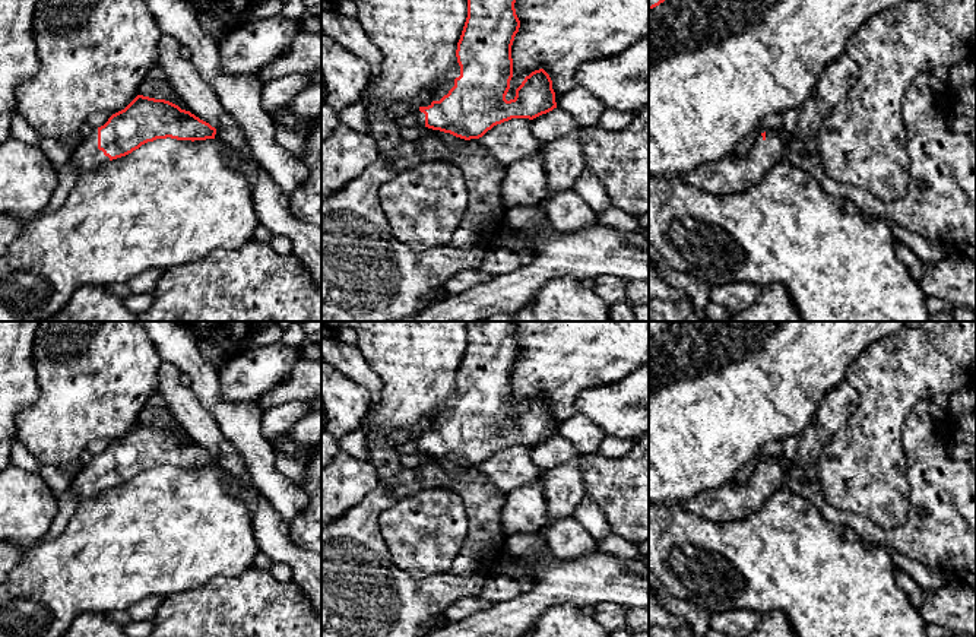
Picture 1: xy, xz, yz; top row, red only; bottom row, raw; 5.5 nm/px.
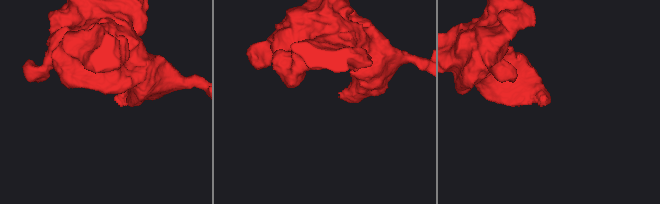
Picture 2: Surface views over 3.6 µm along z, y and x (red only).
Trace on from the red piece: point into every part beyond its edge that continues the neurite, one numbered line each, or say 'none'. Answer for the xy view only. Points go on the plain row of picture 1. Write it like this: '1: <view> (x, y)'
1: xy (86, 484)

